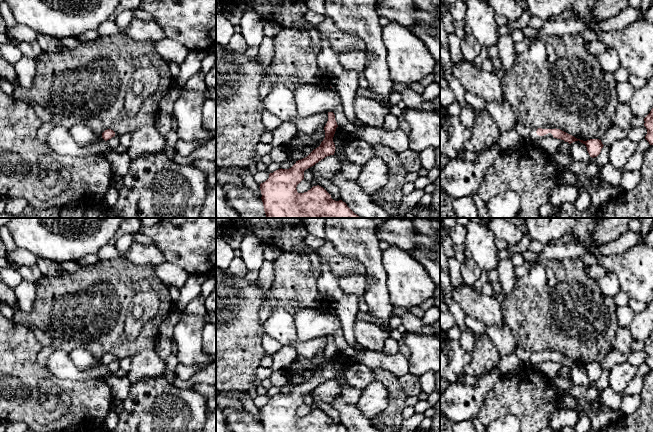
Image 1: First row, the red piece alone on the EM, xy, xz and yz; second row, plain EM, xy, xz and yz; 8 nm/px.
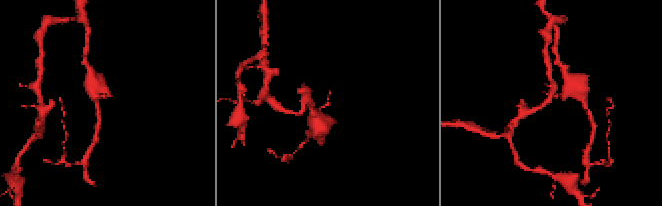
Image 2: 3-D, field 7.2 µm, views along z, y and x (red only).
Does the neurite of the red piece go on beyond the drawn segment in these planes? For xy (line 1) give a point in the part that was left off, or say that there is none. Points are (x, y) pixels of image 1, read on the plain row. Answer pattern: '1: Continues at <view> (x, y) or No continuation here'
1: No continuation here

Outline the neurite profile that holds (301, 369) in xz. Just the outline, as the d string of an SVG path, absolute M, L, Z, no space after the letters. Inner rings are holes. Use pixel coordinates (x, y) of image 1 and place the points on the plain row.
M319 353L312 358L297 356L283 372L286 374L288 381L298 385L307 381L314 373L319 371L324 362L324 353Z

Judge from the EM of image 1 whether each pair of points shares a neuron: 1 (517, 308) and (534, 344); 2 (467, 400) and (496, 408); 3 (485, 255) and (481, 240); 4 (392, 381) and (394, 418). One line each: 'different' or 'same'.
1: same
2: different
3: same
4: same

